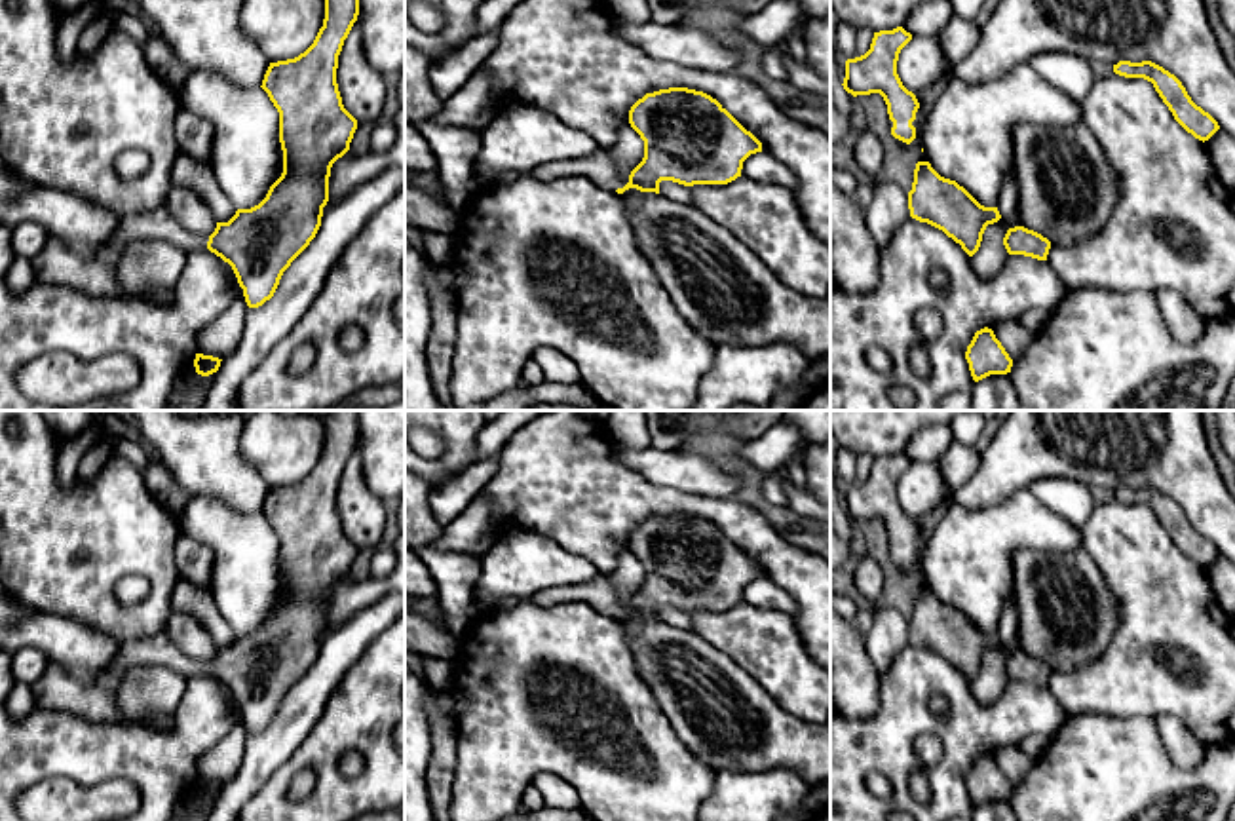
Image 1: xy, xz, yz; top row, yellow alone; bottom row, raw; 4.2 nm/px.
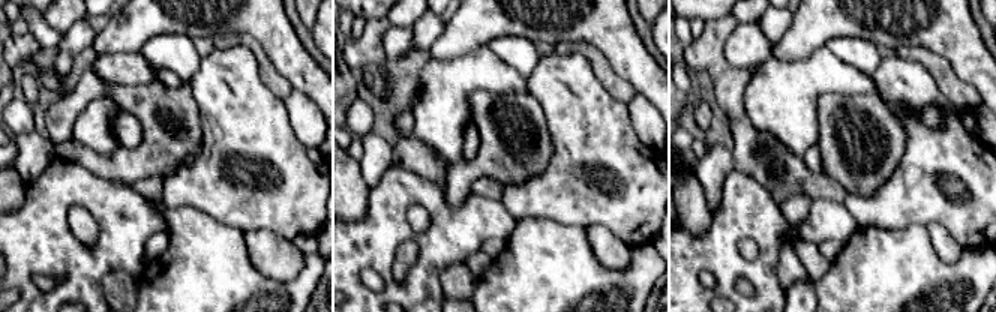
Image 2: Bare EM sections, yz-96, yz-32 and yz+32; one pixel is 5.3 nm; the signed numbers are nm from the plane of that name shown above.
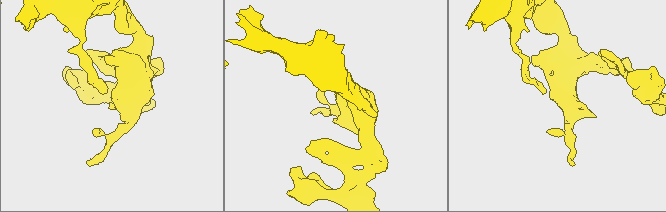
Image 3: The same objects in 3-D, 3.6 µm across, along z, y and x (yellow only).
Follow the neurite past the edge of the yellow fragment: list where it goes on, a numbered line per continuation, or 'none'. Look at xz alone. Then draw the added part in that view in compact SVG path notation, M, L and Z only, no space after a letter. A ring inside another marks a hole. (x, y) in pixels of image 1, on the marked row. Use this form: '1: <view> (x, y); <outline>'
1: xz (599, 168); M598 148L595 154L578 160L545 160L542 165L534 167L528 173L502 173L490 177L479 177L479 190L502 186L509 181L515 181L522 175L530 175L538 181L553 181L560 177L583 175L597 186L616 192L629 182L629 173L623 173L619 165L612 160L608 150Z

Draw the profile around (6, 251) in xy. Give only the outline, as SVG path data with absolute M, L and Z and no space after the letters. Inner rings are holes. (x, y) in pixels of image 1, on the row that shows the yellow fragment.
M0 224L0 276L4 277L15 258L15 251L11 247L11 228Z

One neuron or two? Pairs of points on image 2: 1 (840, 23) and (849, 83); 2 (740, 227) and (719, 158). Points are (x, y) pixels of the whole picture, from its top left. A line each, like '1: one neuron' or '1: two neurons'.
1: two neurons
2: two neurons

